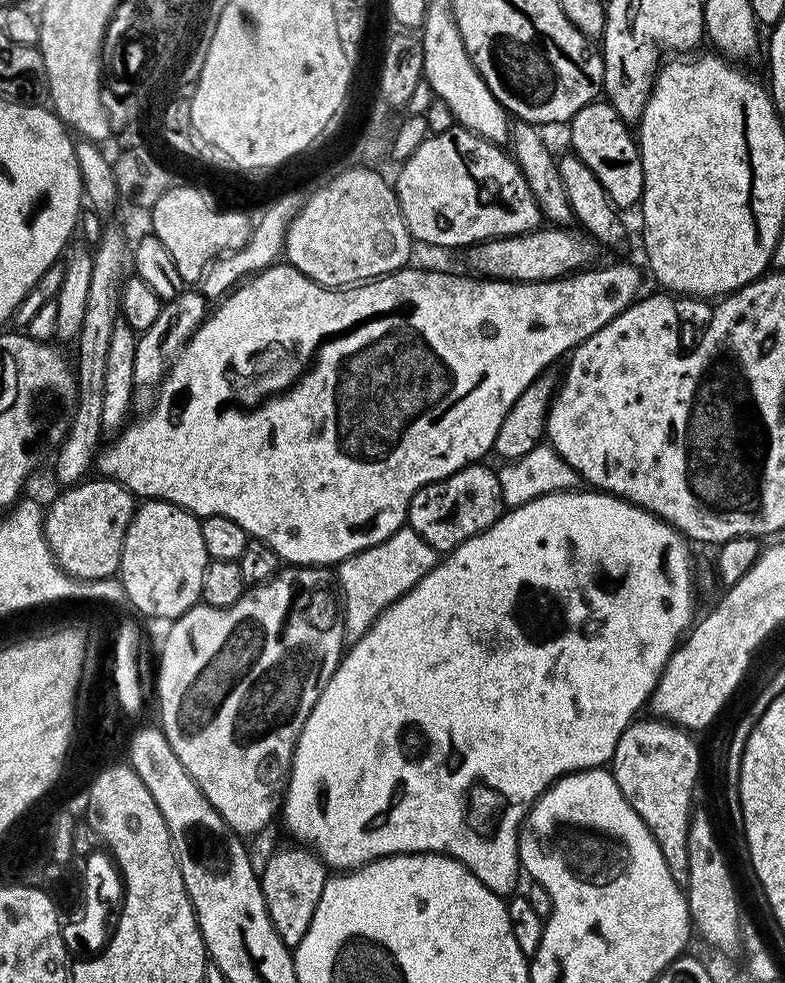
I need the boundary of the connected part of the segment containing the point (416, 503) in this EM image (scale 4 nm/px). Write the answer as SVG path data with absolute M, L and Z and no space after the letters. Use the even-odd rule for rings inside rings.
M487 463L468 464L462 470L450 474L441 480L422 486L415 494L408 507L407 527L412 528L437 554L453 552L462 542L474 538L484 532L495 520L500 519L505 511L502 498L502 486L498 486L498 478L493 469L487 468Z

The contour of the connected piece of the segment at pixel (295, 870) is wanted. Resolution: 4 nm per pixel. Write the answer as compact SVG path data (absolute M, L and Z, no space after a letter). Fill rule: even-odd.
M304 846L291 847L278 849L264 868L262 864L259 877L270 922L284 945L294 950L302 938L306 938L306 930L310 930L310 918L314 918L314 910L318 910L318 898L322 898L330 872L315 852Z

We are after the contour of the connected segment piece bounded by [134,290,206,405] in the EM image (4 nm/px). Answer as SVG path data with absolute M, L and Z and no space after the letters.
M185 290L178 298L167 301L161 307L158 319L150 330L139 333L134 354L134 400L137 405L147 405L155 397L161 380L164 379L171 363L180 355L184 345L200 329L206 319L204 296L196 290Z

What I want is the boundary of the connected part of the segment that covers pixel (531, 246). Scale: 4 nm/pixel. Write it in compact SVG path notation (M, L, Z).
M544 226L520 236L499 236L496 240L483 240L467 249L468 264L473 273L484 278L534 282L535 280L563 280L597 263L601 245L583 230L568 232L564 226Z

